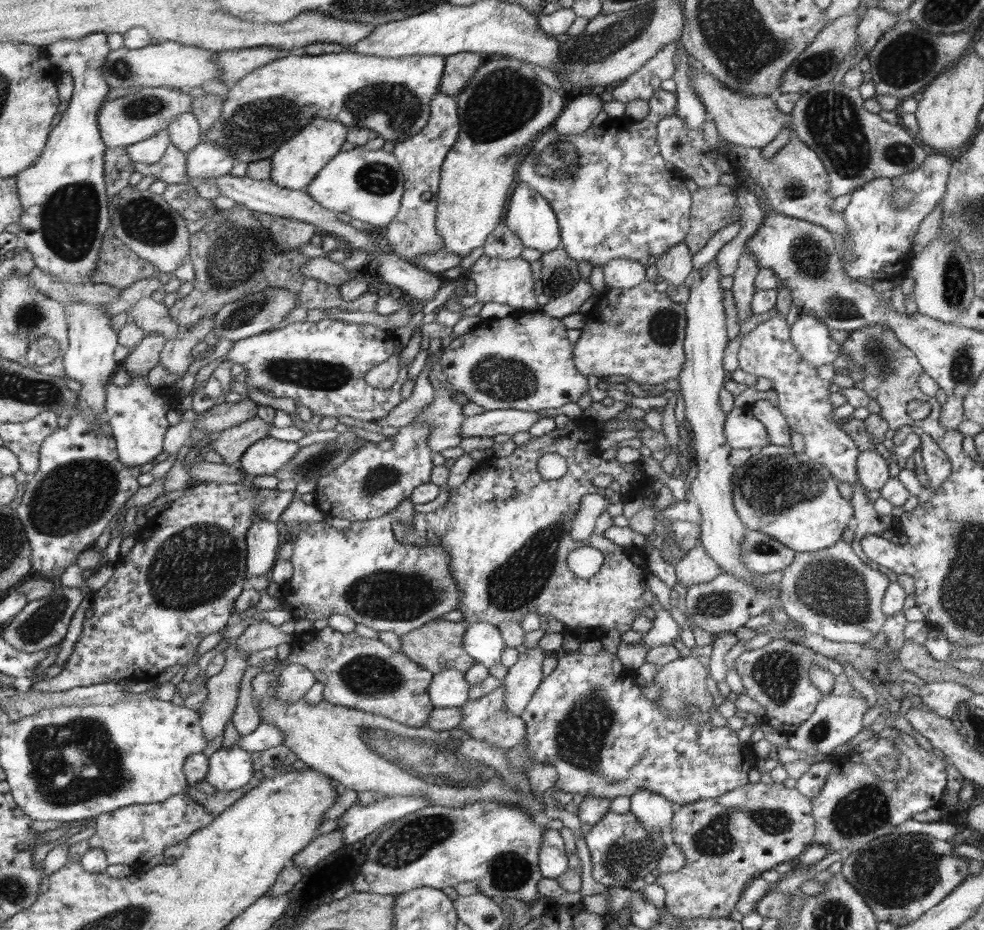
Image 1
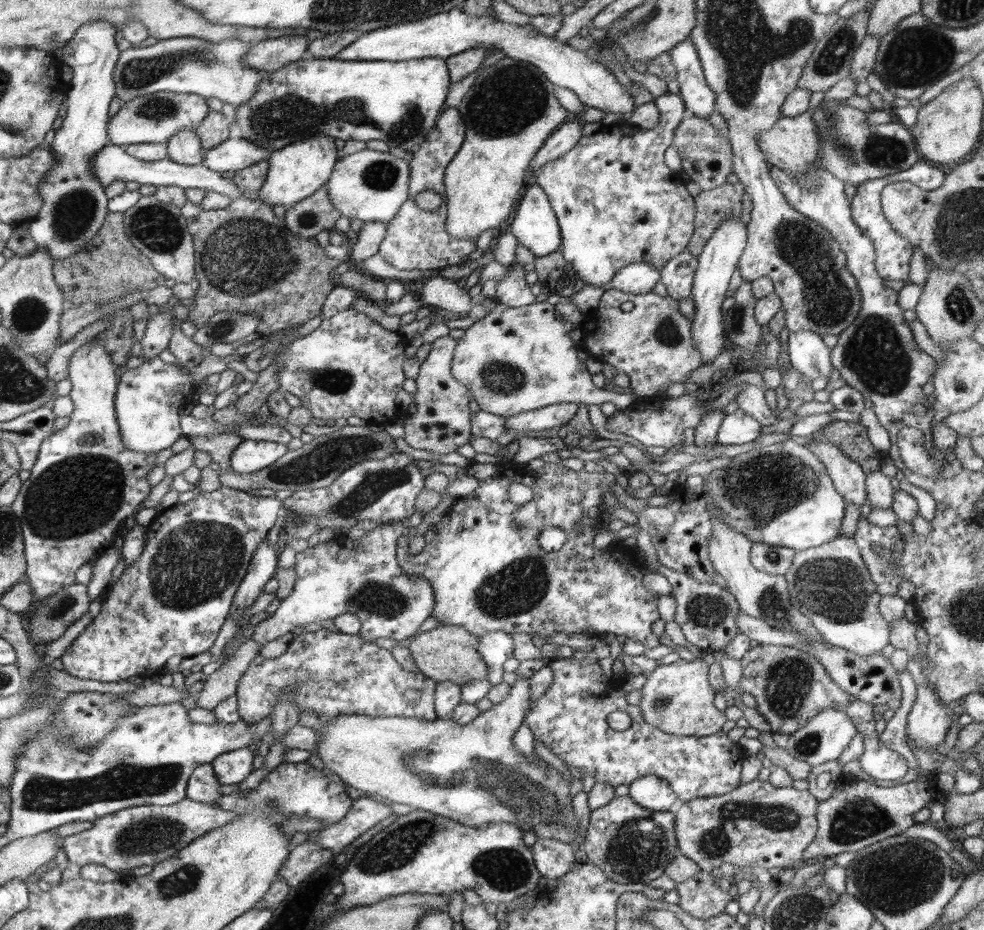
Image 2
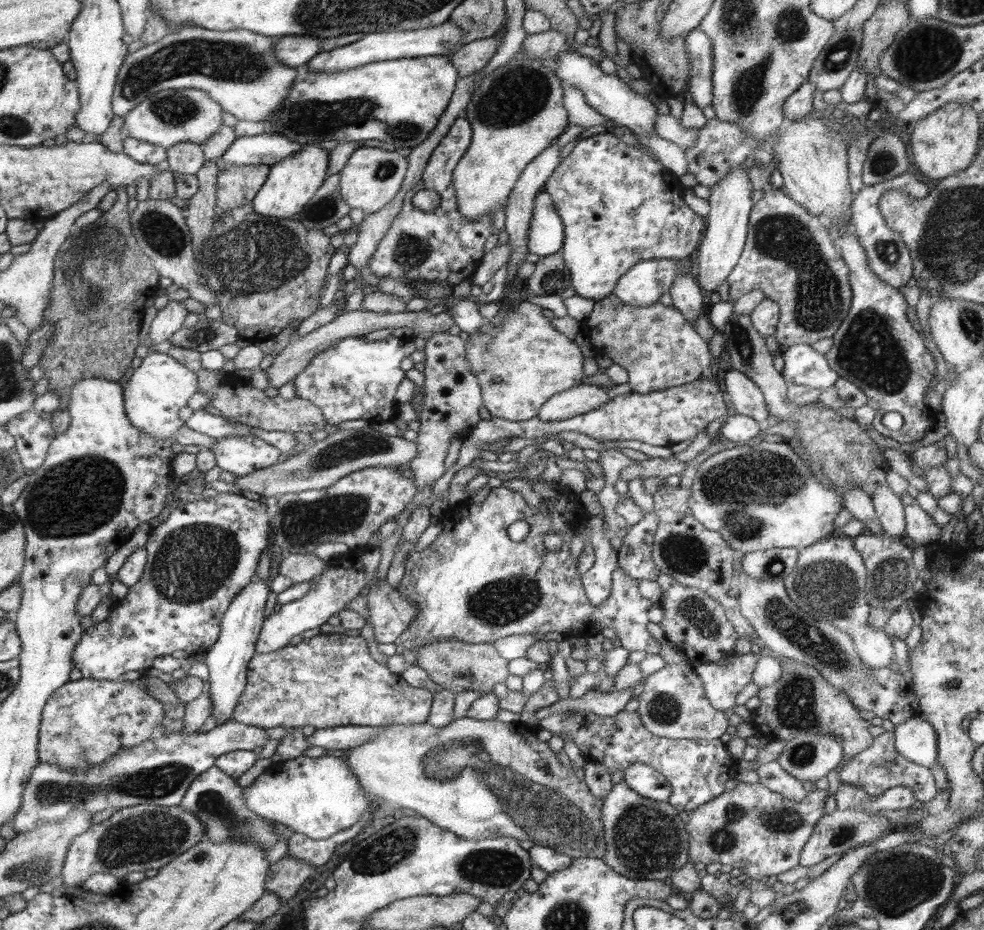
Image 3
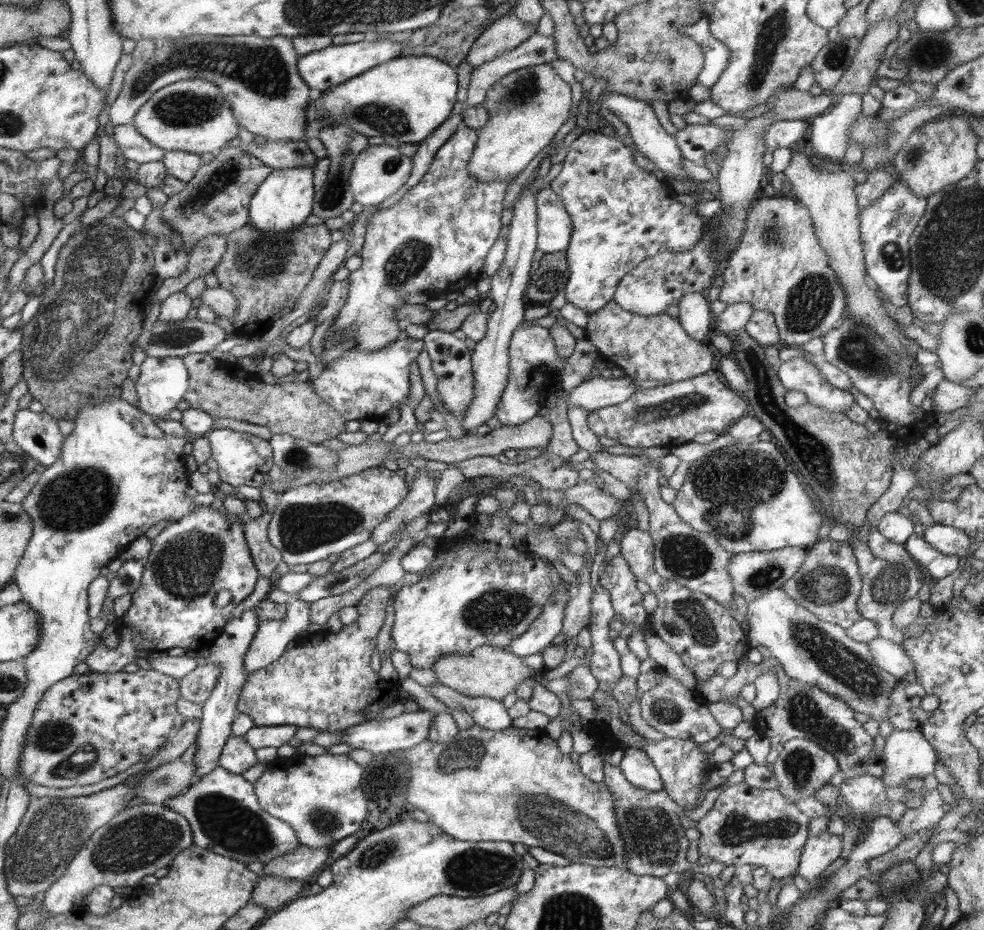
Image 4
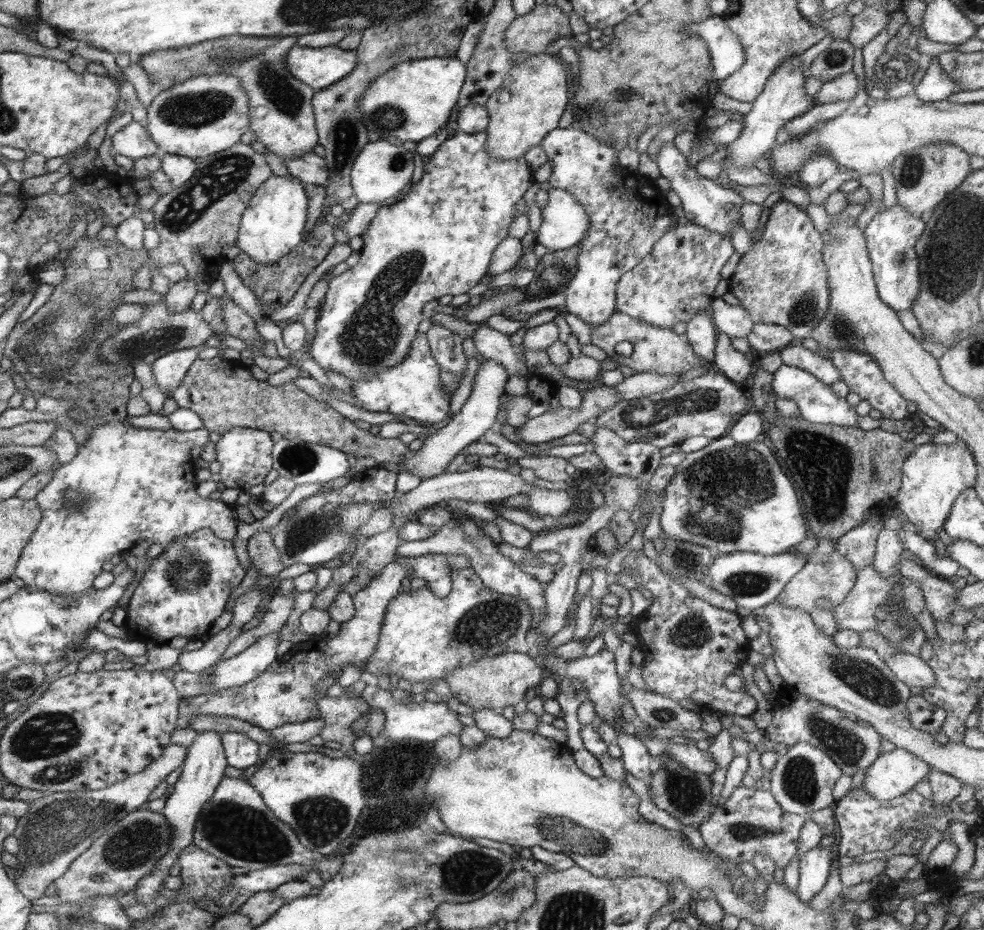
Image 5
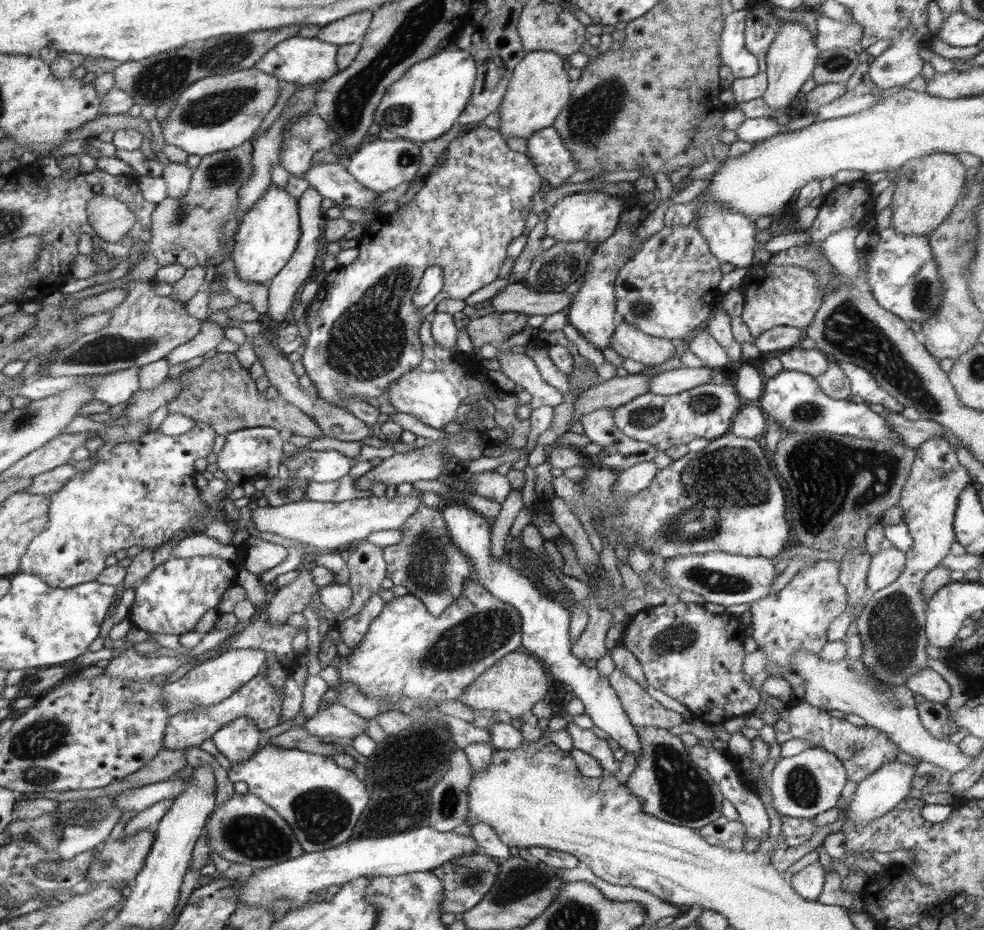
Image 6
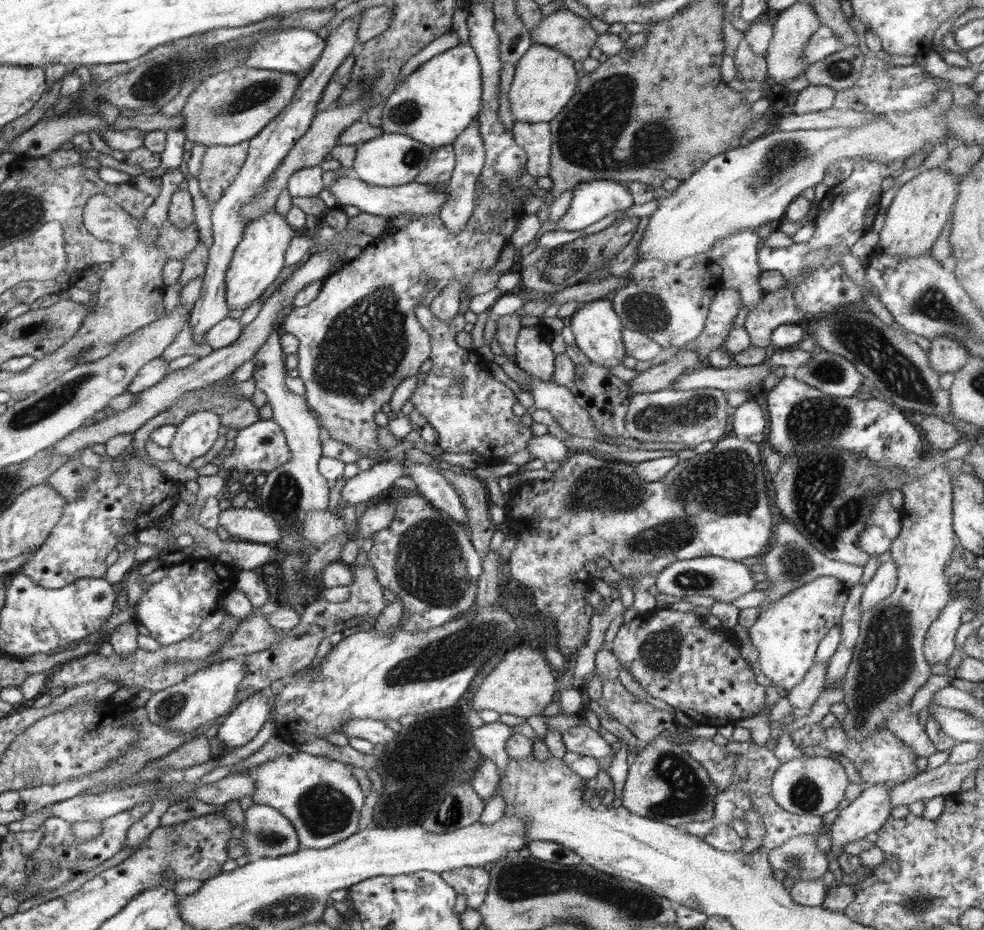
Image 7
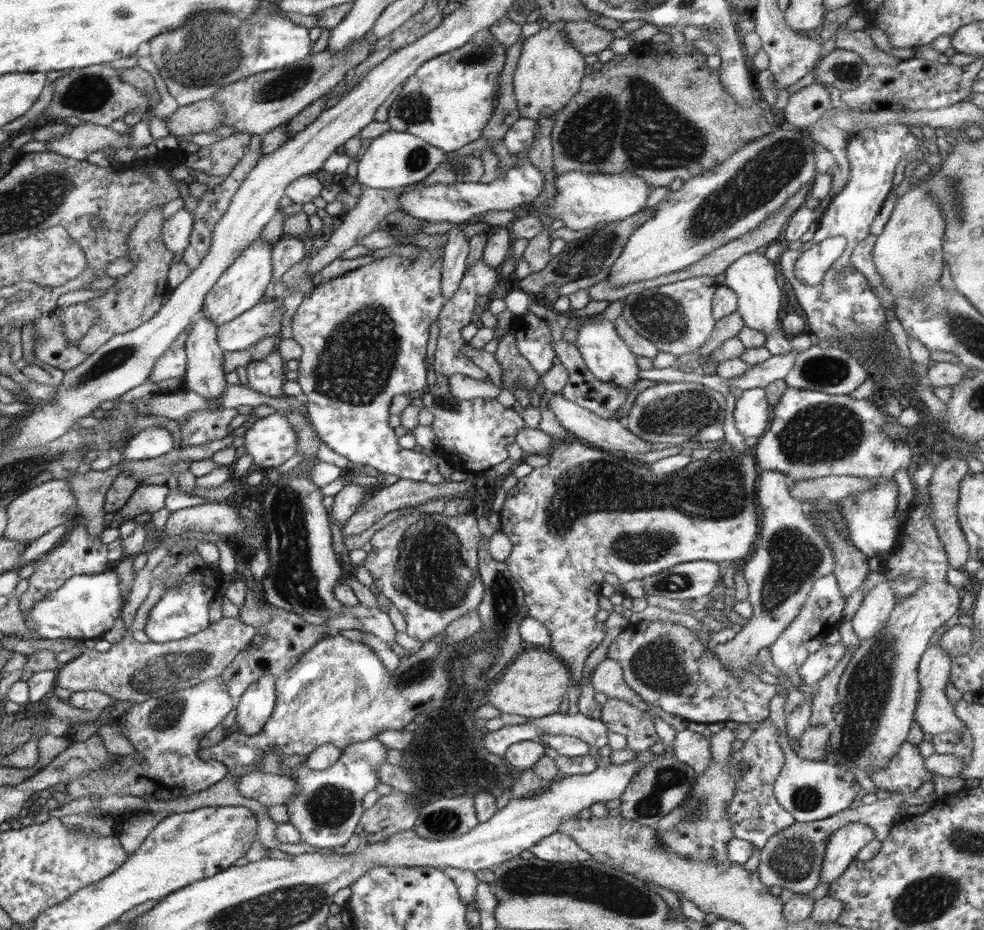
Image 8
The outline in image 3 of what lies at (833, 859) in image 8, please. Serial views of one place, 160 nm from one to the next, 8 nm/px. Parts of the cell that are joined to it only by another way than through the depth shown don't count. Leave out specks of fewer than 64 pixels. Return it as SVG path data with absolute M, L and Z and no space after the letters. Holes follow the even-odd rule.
M915 714L906 722L895 725L893 733L896 753L920 767L934 769L938 756L937 734L934 732L934 727L925 718L922 718L920 714Z

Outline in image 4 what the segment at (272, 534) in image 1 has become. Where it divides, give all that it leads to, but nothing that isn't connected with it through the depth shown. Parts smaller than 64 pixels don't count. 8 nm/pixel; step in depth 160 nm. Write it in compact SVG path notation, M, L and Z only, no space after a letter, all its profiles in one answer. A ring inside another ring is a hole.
M256 607L244 610L240 617L230 618L224 632L214 642L214 646L208 648L206 653L209 662L218 666L221 672L214 691L210 694L208 701L203 704L201 728L197 734L196 755L194 756L198 770L194 779L202 778L220 765L222 750L225 749L226 741L232 736L231 724L238 714L238 698L241 697L242 689L245 688L245 684L249 680L249 672L245 668L246 653L253 645L255 635L261 626Z

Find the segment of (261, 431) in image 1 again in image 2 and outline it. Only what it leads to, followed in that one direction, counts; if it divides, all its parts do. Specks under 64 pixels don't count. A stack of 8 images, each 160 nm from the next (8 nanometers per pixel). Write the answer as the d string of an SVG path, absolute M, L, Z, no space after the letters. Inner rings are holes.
M235 432L220 433L219 435L189 436L195 450L202 450L210 454L210 458L217 462L222 471L231 468L231 452L242 442Z

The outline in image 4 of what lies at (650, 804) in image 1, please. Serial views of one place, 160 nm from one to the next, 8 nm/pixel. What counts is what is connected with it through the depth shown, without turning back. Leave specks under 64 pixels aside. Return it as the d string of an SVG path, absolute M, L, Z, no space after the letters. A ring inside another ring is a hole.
M640 750L624 752L619 768L624 776L638 788L654 792L663 789L663 782L658 770L650 758Z

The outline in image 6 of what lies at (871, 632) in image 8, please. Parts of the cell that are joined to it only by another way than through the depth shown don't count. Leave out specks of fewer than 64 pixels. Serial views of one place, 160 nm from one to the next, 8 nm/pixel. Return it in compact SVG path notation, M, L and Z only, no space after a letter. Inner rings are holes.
M891 547L881 549L871 558L867 572L867 588L873 594L890 586L906 568L906 555L903 550Z

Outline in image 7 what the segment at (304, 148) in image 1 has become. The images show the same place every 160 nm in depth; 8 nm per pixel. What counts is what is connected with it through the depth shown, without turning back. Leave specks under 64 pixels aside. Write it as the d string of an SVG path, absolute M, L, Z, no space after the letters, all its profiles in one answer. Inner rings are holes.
M274 209L262 215L243 230L242 238L236 245L230 266L226 270L226 304L229 310L246 310L254 300L258 300L269 286L278 278L285 267L285 252L290 239L298 234L290 227L286 217L278 214Z

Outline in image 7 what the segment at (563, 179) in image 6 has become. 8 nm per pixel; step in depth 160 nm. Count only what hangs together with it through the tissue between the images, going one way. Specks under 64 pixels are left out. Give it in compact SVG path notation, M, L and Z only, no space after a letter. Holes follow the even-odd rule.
M515 121L511 134L527 155L526 173L535 178L550 176L552 132L549 122Z

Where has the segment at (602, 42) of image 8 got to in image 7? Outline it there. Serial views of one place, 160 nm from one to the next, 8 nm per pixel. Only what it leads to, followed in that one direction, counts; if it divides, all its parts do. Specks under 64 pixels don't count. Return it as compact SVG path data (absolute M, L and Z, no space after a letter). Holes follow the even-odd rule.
M567 8L555 11L548 17L543 16L542 21L530 32L534 43L559 50L578 61L590 56L590 49L596 46L599 37L588 20Z

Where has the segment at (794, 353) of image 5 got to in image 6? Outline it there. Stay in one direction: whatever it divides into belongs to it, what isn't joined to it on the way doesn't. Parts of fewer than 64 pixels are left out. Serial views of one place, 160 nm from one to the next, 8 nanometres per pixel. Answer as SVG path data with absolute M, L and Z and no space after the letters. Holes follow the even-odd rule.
M800 346L790 349L782 354L779 359L786 370L794 370L809 374L814 378L819 377L828 366L830 357L822 351L814 349L802 349Z

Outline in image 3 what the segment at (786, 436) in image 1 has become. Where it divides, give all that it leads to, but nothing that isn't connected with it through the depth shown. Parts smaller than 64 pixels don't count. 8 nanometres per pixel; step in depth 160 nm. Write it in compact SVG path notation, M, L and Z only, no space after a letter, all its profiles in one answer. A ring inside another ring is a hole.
M731 368L724 376L724 388L726 401L732 412L752 418L759 424L765 424L769 415L764 393L749 376Z

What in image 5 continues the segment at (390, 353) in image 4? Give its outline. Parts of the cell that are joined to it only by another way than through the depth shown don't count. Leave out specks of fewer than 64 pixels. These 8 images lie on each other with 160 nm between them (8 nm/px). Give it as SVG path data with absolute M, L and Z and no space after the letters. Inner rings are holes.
M420 333L413 341L409 356L400 364L379 374L354 380L352 395L362 404L362 410L390 412L398 417L408 417L417 424L439 427L442 421L446 422L449 418L450 399L453 395L441 391L443 387L439 374L442 370L437 359L433 357L428 335Z

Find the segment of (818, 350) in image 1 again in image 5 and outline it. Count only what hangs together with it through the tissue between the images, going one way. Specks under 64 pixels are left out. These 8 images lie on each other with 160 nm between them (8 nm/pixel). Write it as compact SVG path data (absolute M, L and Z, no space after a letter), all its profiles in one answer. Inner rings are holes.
M783 364L773 372L771 387L778 399L787 398L788 400L793 400L798 407L796 416L807 422L846 427L858 425L860 416L856 412L856 407L850 405L845 398L840 398L840 396L834 394L829 385L826 385L805 370Z

